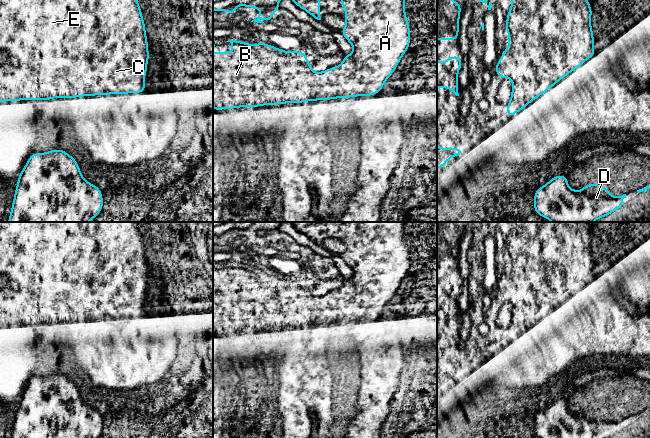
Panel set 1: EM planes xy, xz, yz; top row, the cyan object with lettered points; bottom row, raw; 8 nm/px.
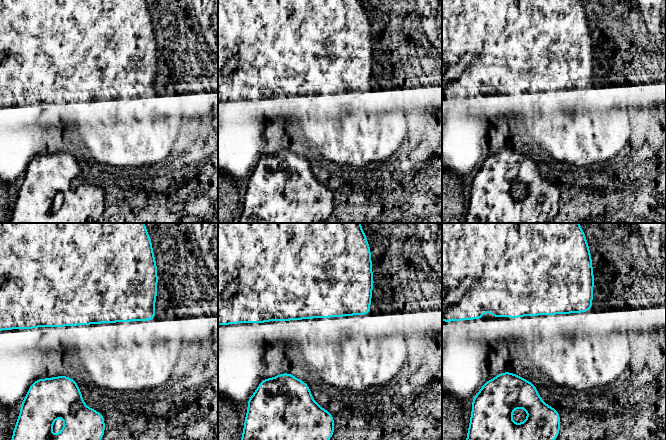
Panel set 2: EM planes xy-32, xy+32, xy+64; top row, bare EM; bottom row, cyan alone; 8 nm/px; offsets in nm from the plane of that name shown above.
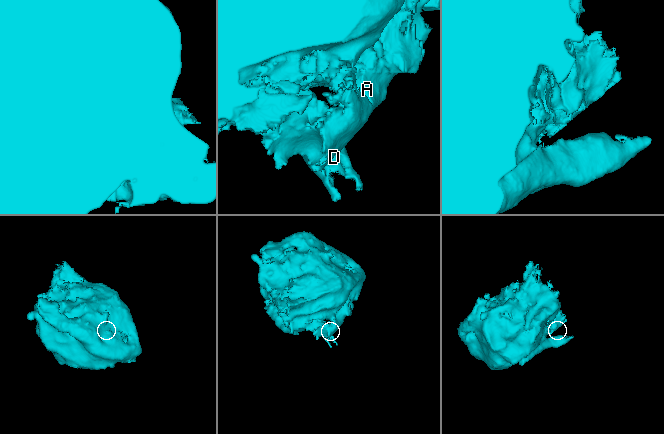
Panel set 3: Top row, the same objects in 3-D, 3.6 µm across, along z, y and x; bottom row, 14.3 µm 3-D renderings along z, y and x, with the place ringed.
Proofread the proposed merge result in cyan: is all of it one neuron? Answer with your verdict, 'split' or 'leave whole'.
leave whole

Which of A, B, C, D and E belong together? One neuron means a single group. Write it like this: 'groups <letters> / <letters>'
groups A B C D E

